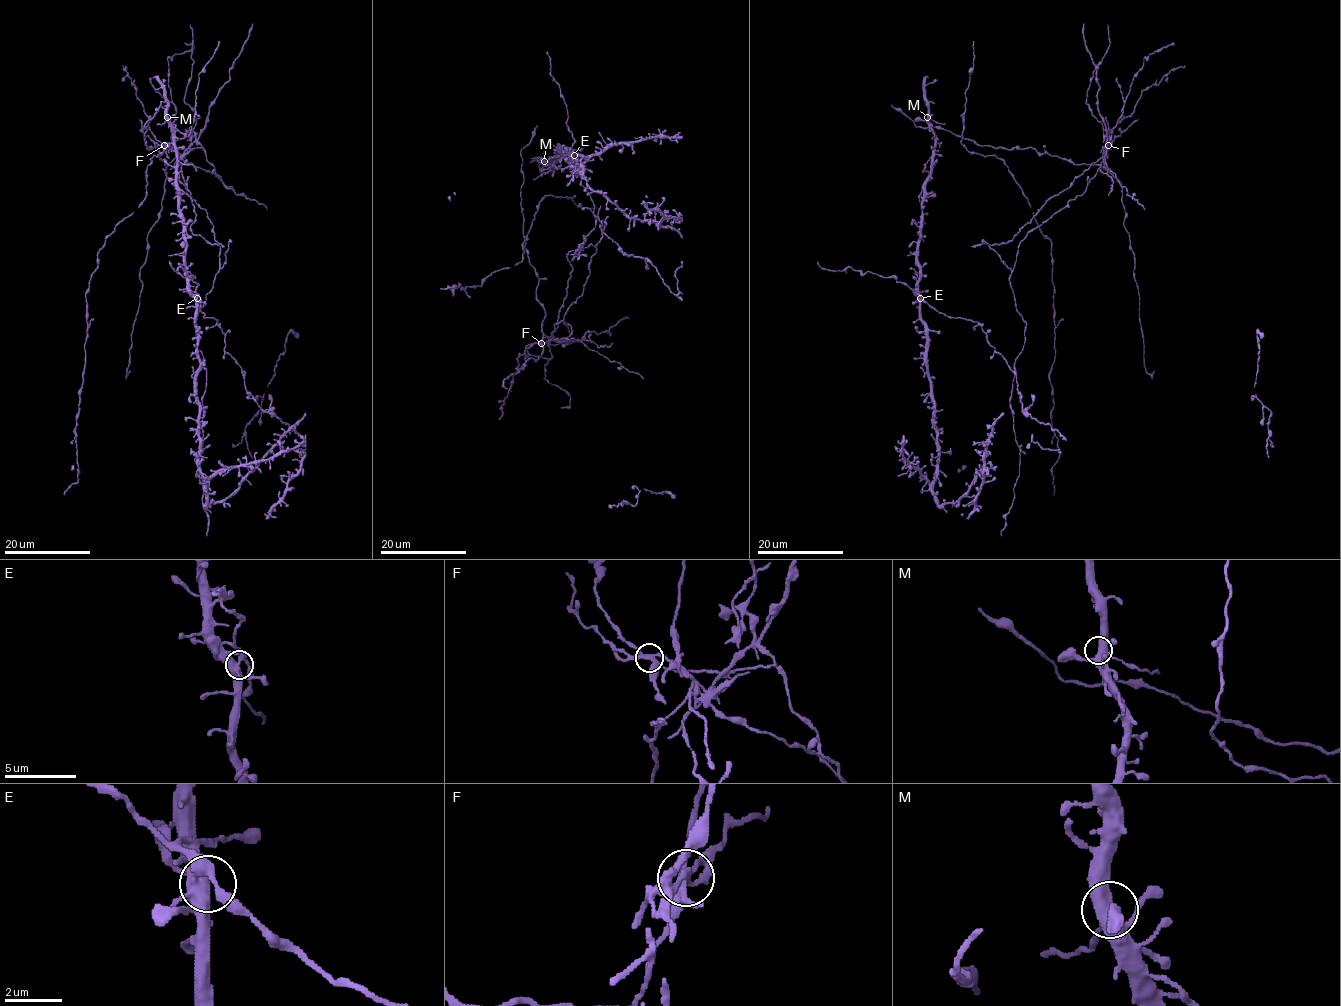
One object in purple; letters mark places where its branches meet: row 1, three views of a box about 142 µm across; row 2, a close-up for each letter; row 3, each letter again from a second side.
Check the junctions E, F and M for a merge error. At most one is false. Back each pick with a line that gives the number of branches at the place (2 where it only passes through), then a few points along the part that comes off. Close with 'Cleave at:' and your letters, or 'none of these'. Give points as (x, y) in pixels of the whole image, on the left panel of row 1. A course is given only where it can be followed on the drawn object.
F: branches 5; course (164, 145), (171, 146), (178, 155), (168, 164), (155, 147), (148, 149), (144, 134), (144, 127), (161, 104)
Cleave at: F

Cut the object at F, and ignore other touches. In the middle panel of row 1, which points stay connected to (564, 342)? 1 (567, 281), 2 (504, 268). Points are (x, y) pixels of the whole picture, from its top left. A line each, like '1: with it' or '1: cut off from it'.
1: with it
2: cut off from it

